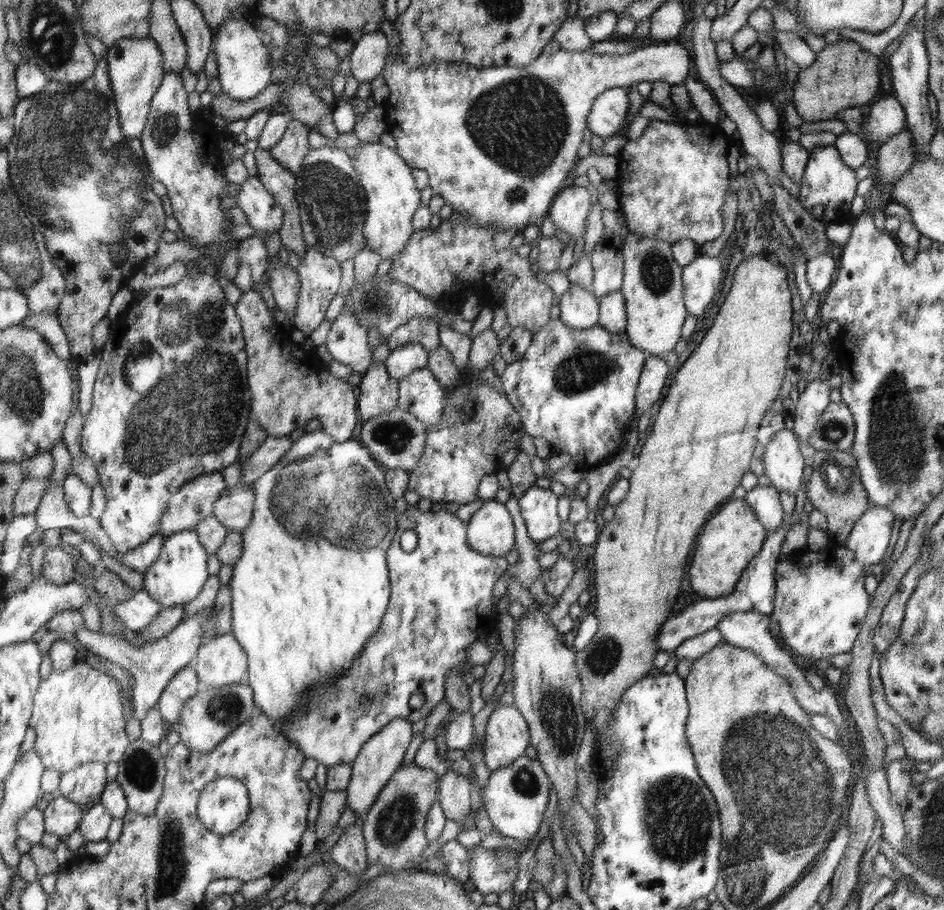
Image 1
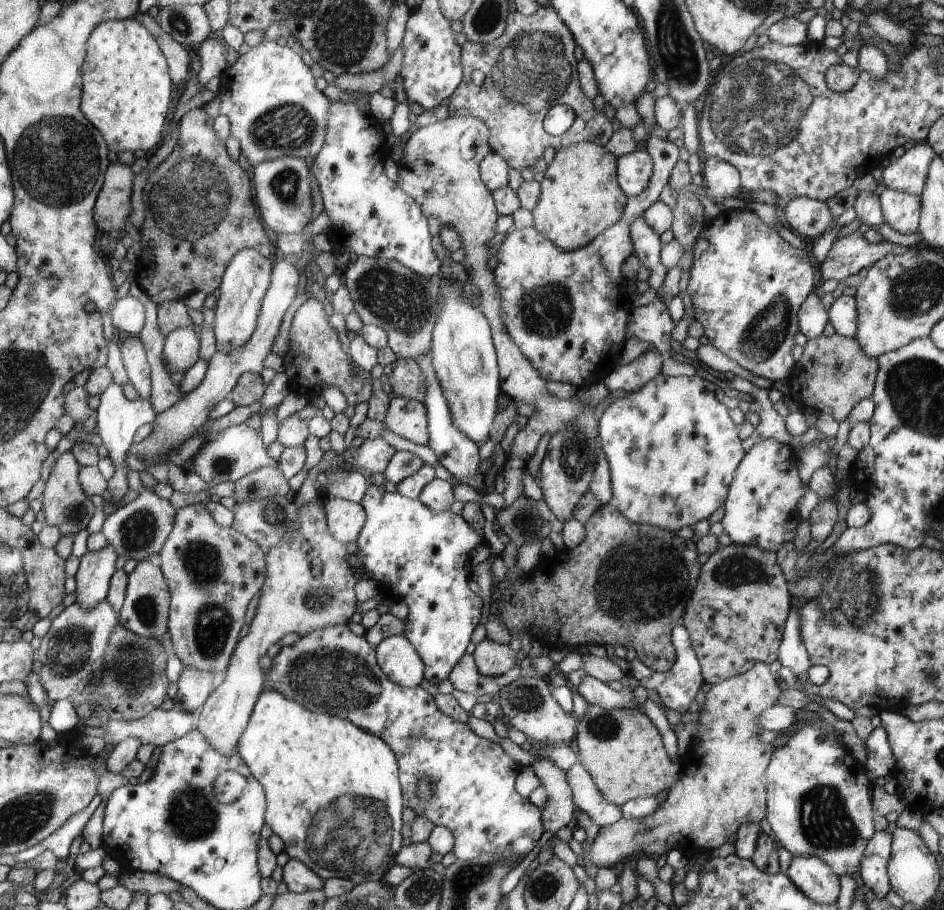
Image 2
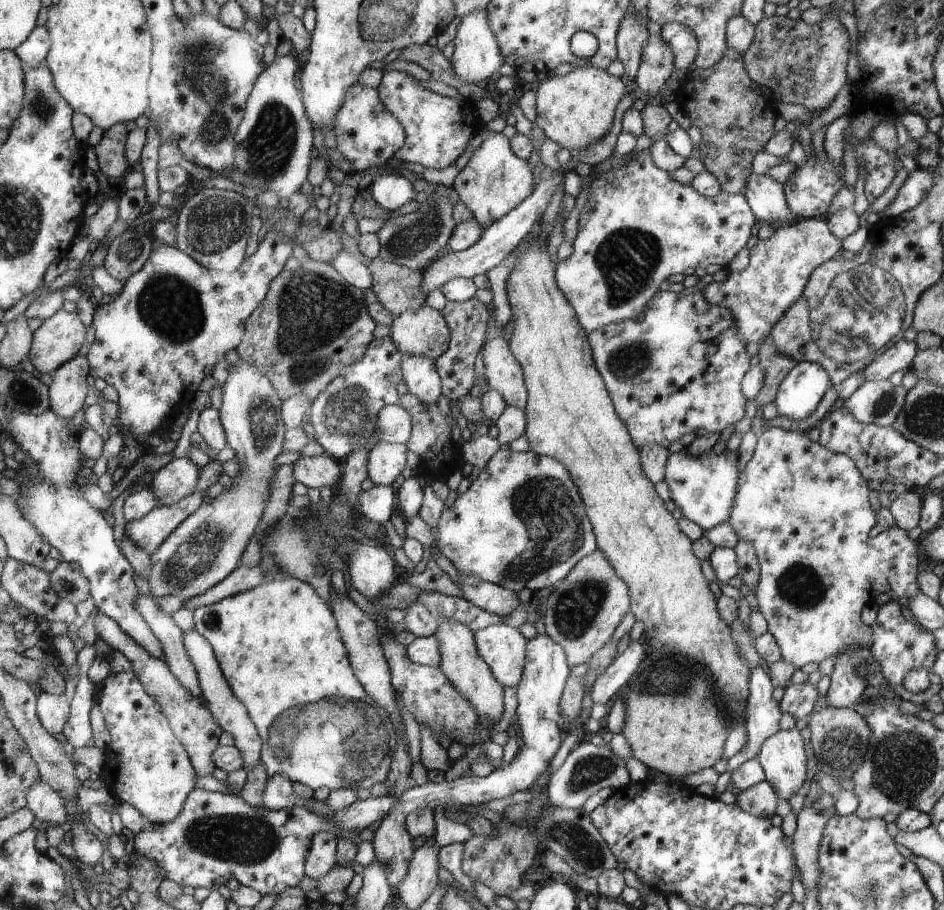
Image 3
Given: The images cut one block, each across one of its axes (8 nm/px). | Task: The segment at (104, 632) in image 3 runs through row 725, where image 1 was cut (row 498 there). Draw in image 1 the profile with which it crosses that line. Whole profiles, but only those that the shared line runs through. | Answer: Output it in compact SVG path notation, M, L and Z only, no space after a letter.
M213 473L196 477L188 482L170 498L168 508L161 515L160 530L158 534L168 537L184 530L193 530L200 520L212 515L212 510L220 494L226 489L226 482L222 473Z

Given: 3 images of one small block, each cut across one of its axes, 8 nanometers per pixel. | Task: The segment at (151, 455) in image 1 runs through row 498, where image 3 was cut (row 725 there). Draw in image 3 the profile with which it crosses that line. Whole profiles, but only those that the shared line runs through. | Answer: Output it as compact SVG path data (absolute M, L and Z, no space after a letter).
M132 671L114 673L110 672L104 678L102 695L98 696L100 702L97 707L104 714L106 728L110 732L110 744L105 747L106 767L102 770L100 778L106 783L106 787L117 799L134 806L140 815L147 821L157 824L172 822L178 814L182 813L186 798L196 788L196 776L185 747L181 746L181 740L170 726L169 719L162 714L162 708L158 706L158 700L146 691L145 684L137 678Z

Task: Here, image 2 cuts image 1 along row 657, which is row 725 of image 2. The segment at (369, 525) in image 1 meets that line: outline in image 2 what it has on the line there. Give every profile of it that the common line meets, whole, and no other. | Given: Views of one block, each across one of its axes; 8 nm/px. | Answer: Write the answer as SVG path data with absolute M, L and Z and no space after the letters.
M265 690L258 697L256 708L253 709L249 725L242 733L241 740L237 744L238 754L245 759L246 766L252 771L254 778L262 783L268 795L268 809L266 810L266 824L270 830L278 835L284 842L284 852L290 859L303 862L313 870L323 881L329 878L338 877L350 880L352 884L359 885L365 882L383 882L388 868L394 864L394 855L402 848L402 810L404 810L404 800L402 800L402 788L398 782L398 765L396 755L389 747L389 743L384 742L378 735L370 734L369 731L362 730L359 726L354 726L349 720L342 720L330 714L316 714L310 712L308 708L294 702L286 696L282 696L276 690Z

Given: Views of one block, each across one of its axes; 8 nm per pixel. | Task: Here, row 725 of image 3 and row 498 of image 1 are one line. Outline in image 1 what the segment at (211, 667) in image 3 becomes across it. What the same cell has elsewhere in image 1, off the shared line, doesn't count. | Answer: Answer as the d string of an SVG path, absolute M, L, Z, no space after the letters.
M237 483L226 488L214 504L212 515L228 530L241 533L253 518L253 488Z

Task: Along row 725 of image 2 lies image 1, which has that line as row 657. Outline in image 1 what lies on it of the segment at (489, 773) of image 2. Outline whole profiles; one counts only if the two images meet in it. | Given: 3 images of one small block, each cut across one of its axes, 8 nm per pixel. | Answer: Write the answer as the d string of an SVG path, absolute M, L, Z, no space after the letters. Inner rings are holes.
M408 506L403 514L398 516L397 533L388 547L386 558L389 559L389 570L392 576L389 604L382 617L382 624L370 641L366 641L362 652L354 657L352 665L336 675L334 679L316 683L314 689L306 695L306 712L298 709L294 717L292 713L276 724L279 731L288 738L290 743L298 746L306 758L314 758L319 764L334 766L334 764L351 763L356 760L364 749L364 745L386 727L388 722L404 717L418 722L428 716L428 712L444 700L446 695L446 673L452 667L460 667L462 676L470 672L477 674L480 670L474 666L463 665L468 660L468 647L472 642L485 639L488 634L478 634L480 624L484 620L484 610L488 610L488 618L494 616L495 608L488 604L492 598L492 586L506 572L506 557L482 556L480 551L468 546L468 527L460 522L454 514L446 509L439 512L420 512L417 506ZM406 529L412 529L418 535L418 546L412 552L401 548L399 539ZM414 692L422 692L426 706L410 707L410 696Z

